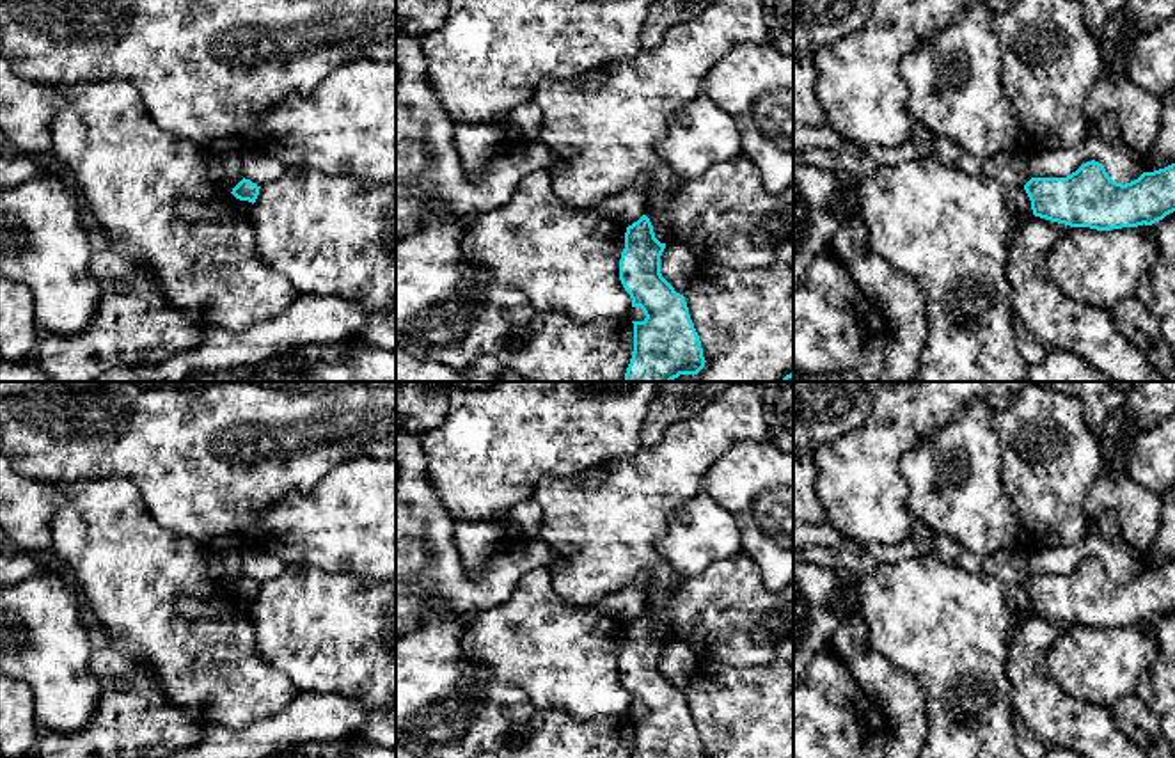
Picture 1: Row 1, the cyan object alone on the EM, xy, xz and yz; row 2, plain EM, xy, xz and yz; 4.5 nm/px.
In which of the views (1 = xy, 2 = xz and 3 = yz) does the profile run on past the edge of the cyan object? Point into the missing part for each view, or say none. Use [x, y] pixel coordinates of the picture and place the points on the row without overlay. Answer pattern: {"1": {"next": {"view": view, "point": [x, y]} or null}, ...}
{"1": {"next": null}, "2": {"next": null}, "3": {"next": null}}

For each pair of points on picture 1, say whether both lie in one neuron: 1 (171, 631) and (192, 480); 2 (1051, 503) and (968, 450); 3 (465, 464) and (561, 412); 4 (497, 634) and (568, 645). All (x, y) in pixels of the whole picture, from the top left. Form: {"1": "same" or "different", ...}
{"1": "different", "2": "different", "3": "same", "4": "same"}

